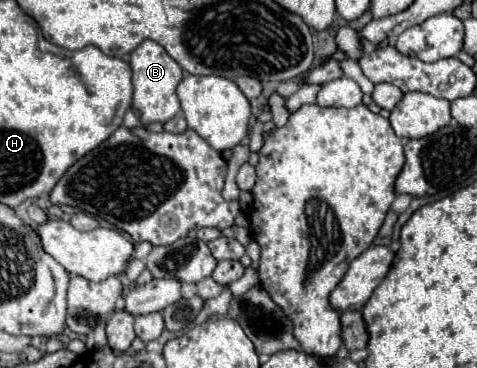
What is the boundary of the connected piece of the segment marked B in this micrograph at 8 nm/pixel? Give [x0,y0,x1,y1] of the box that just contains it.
[131,40,183,124]

